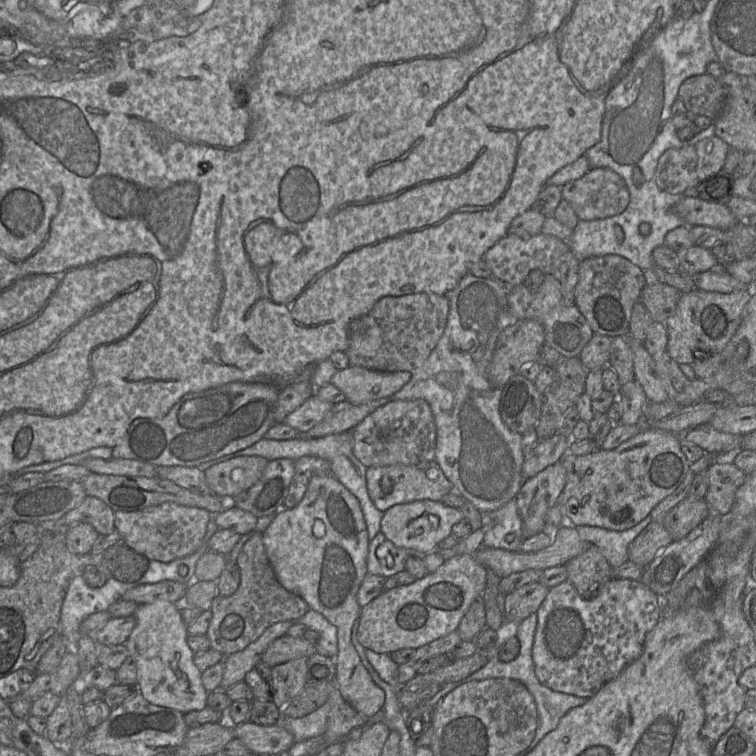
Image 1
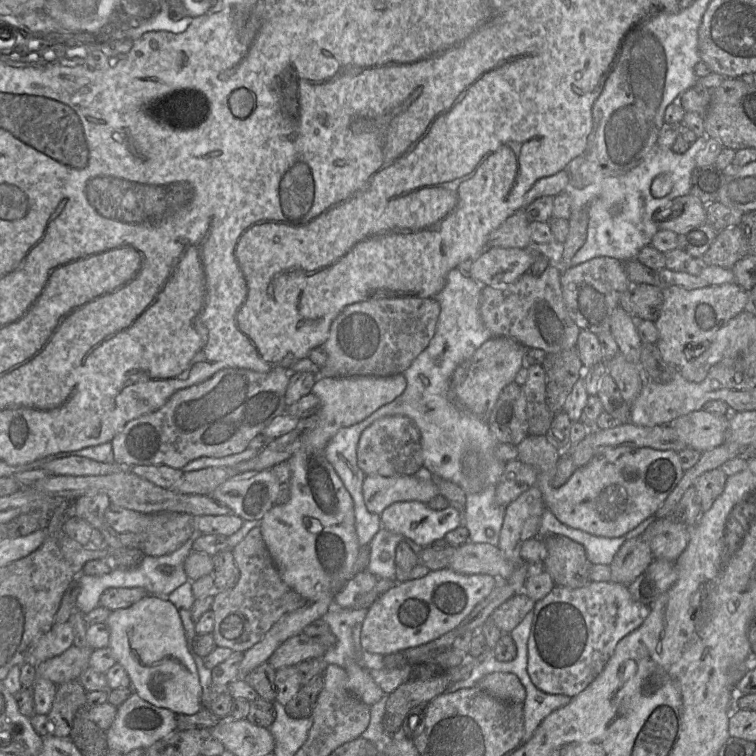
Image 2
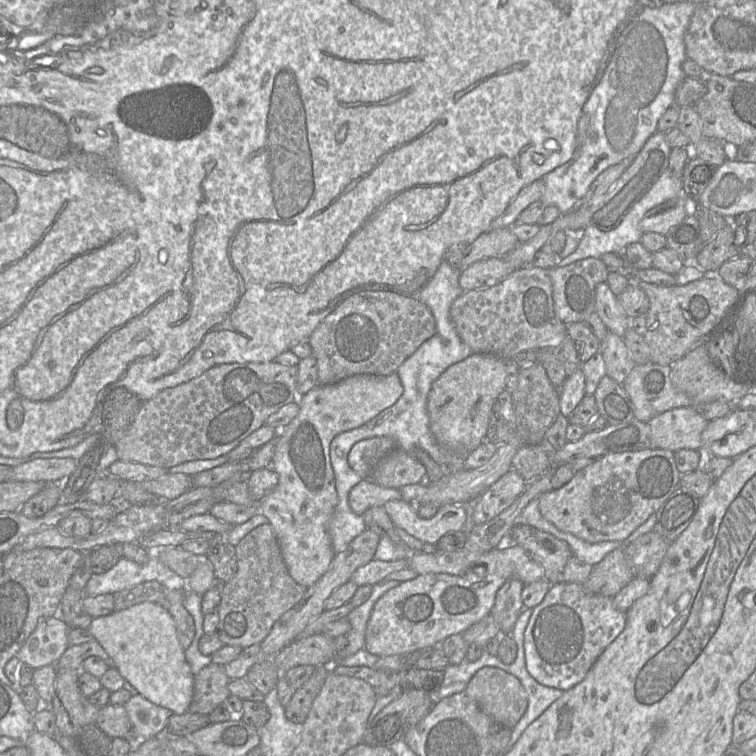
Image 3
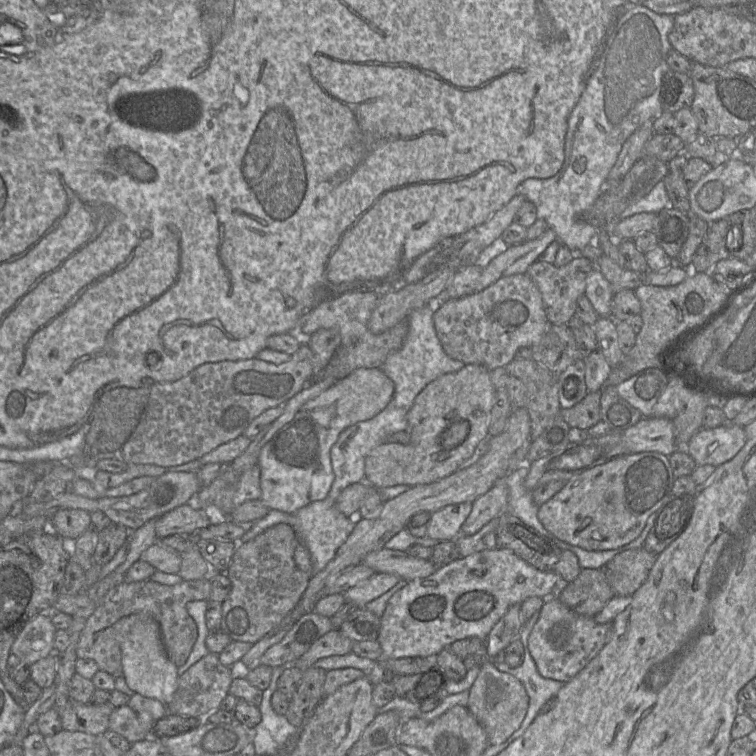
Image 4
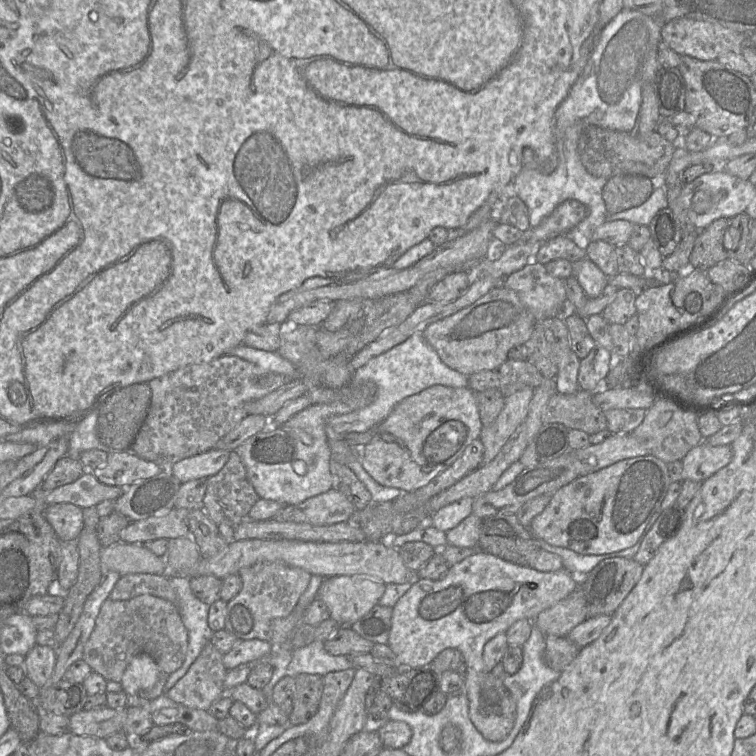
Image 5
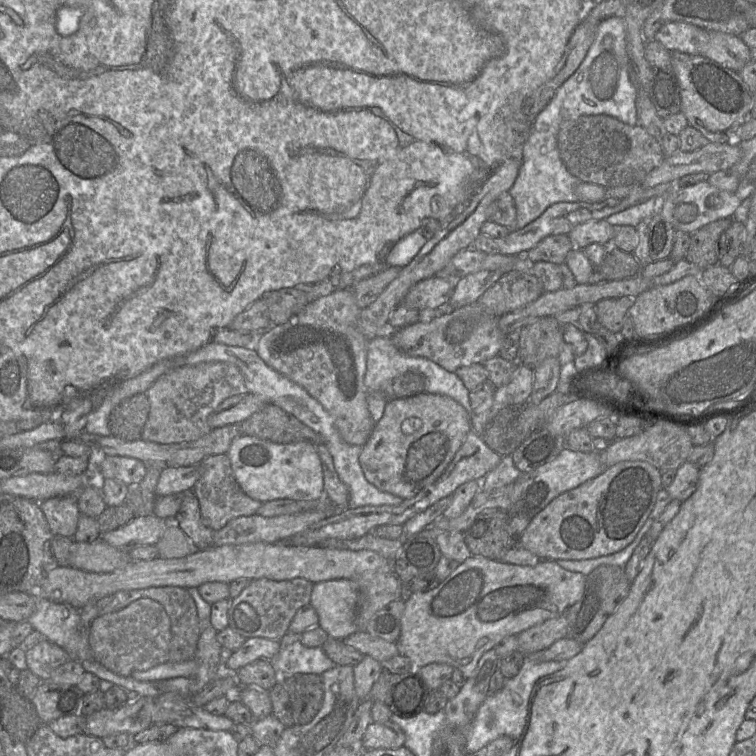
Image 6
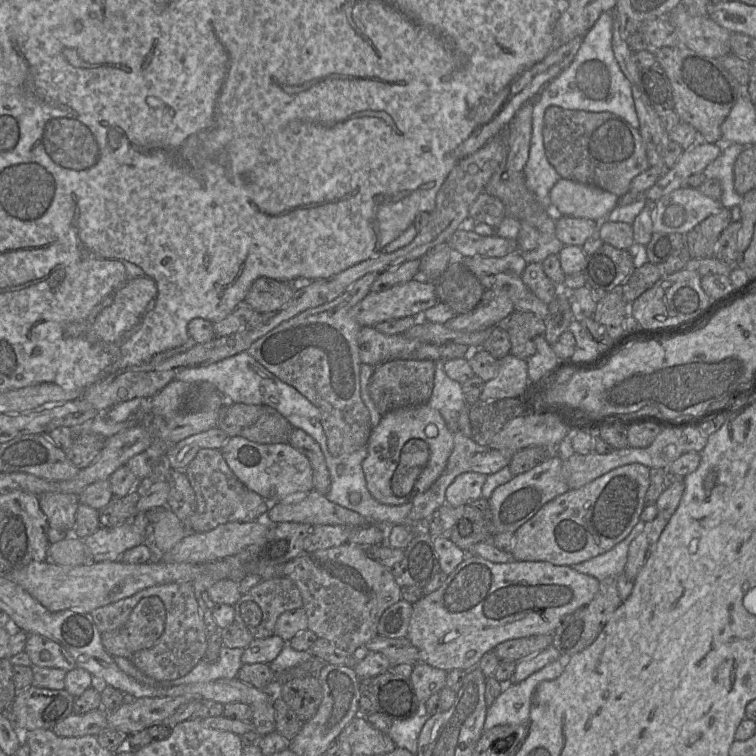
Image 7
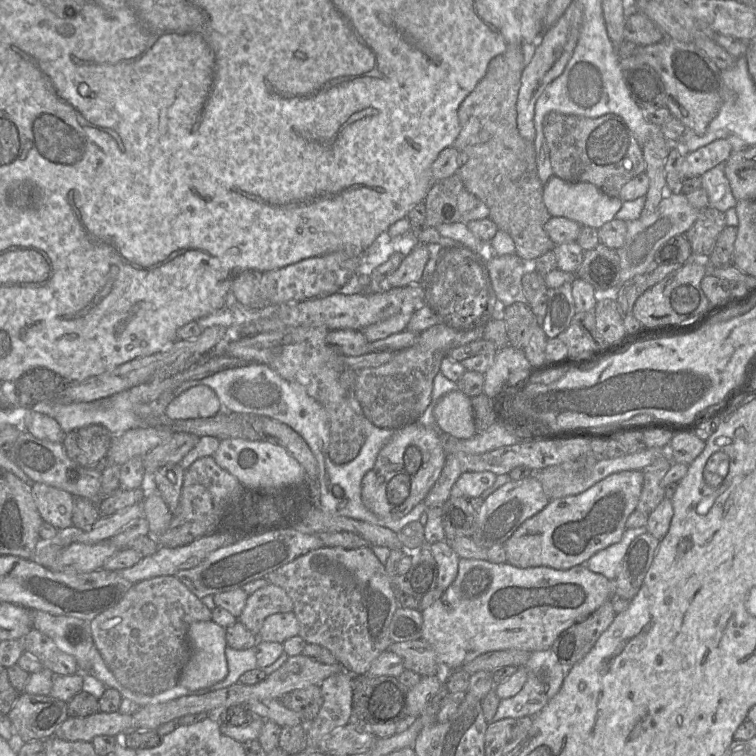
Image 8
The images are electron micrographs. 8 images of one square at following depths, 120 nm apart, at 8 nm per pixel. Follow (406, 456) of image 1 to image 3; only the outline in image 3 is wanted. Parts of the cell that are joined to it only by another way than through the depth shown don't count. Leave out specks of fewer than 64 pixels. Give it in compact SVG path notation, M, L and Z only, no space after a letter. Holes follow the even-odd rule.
M389 437L363 439L351 448L349 466L362 478L369 478L378 462L396 448L396 442Z

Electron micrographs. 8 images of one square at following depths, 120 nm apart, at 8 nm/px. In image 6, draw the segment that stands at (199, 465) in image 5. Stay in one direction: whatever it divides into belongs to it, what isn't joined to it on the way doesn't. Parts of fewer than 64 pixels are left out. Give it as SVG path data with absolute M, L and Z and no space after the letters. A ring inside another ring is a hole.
M199 465L165 468L156 487L156 498L192 490L199 478Z

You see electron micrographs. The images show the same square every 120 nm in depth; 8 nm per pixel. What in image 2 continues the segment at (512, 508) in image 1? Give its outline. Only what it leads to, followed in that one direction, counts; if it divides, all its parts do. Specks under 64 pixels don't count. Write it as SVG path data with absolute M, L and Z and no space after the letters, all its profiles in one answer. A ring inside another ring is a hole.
M486 486L475 494L466 494L462 524L469 532L469 542L498 546L506 507L495 502L495 486Z

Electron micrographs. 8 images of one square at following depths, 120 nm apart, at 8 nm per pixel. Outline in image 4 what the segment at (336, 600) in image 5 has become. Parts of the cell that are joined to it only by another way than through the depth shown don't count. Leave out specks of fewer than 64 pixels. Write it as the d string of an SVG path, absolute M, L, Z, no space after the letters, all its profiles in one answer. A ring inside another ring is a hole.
M375 573L369 579L348 589L343 594L346 603L352 603L358 608L364 608L367 603L389 591L400 580L401 578L394 574Z

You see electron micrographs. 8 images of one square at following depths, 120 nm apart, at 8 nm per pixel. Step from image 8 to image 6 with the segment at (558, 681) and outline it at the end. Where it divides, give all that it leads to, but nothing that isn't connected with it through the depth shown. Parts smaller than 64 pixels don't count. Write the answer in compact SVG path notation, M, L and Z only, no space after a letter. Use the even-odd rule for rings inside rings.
M526 656L525 661L516 676L506 679L503 688L487 696L479 707L477 714L465 732L466 754L474 753L500 736L509 736L515 741L520 738L526 725L530 697L535 684L561 670L567 661L537 662L531 656Z

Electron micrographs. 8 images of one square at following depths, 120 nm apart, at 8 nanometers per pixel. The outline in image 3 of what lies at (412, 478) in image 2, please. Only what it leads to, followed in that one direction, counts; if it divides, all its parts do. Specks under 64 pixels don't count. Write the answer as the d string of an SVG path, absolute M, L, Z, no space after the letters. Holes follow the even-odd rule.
M364 478L350 490L348 502L354 513L362 515L371 507L400 499L400 489L383 487L370 478Z

